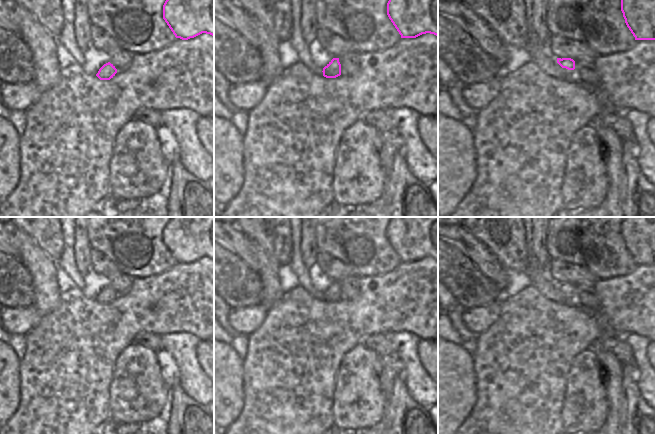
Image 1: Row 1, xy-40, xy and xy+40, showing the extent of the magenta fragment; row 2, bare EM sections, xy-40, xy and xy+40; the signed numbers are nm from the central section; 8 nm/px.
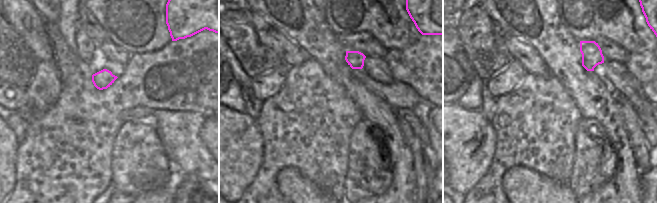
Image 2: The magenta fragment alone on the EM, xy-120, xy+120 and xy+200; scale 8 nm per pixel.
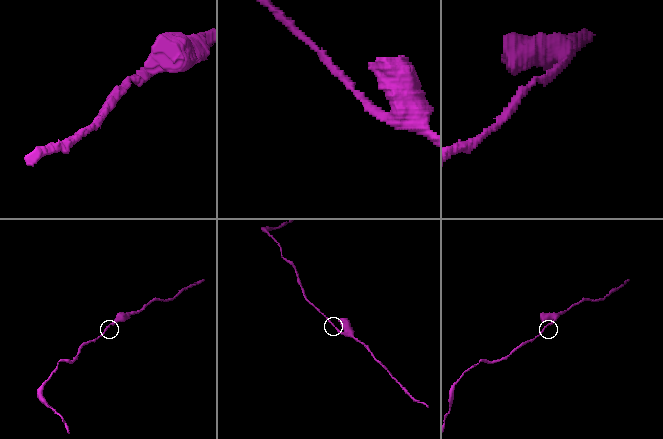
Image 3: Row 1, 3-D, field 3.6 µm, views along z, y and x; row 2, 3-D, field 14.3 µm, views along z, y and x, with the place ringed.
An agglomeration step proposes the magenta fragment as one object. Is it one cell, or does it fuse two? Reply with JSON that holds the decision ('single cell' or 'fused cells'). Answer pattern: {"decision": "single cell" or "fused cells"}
{"decision": "single cell"}

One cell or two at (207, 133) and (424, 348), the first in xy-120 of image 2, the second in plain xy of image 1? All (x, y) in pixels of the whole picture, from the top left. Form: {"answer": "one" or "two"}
{"answer": "one"}

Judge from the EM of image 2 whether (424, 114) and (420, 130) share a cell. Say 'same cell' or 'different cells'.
different cells

